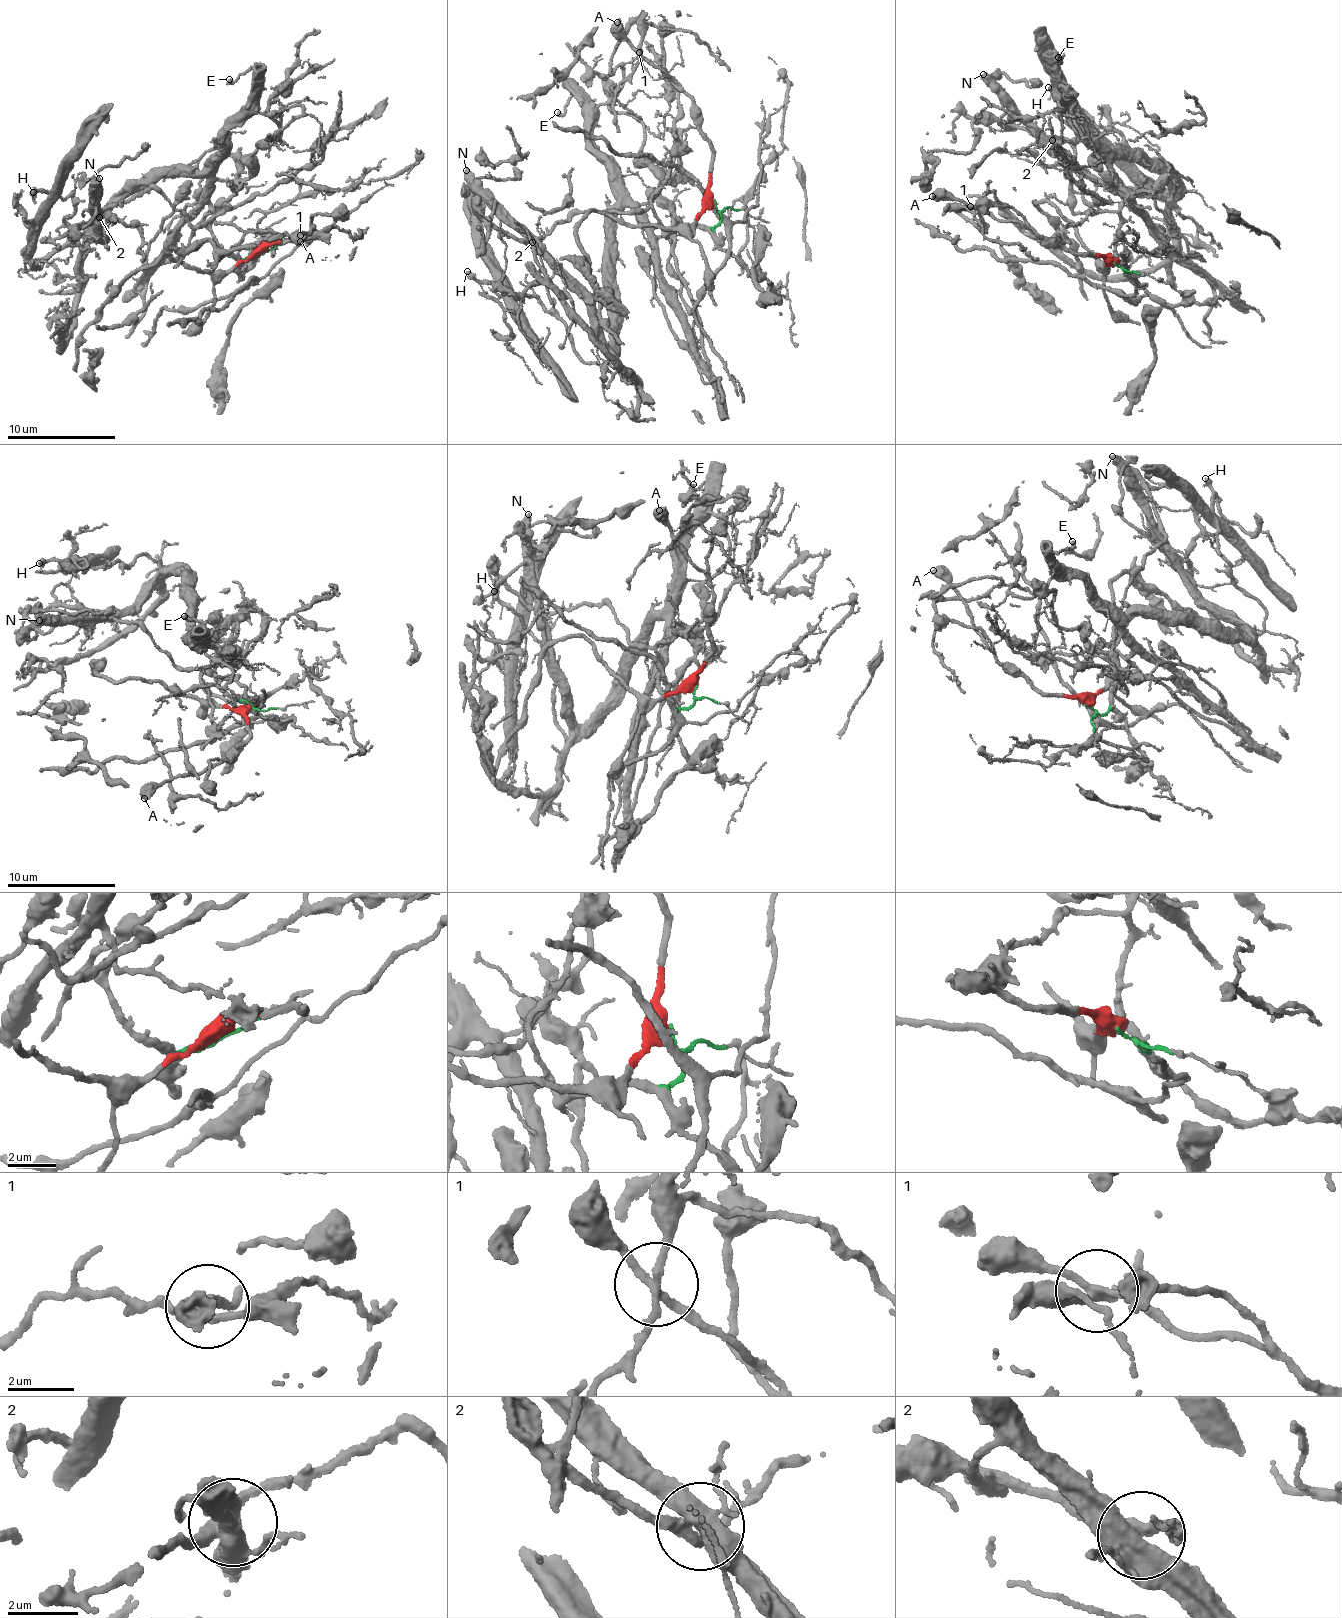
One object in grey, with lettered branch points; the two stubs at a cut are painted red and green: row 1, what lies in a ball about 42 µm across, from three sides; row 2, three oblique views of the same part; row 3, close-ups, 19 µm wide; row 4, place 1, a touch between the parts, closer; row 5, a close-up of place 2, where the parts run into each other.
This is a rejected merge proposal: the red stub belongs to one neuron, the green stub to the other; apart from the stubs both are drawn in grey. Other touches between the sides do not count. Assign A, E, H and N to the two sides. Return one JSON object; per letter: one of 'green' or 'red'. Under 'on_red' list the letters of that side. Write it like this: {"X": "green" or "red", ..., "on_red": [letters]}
{"A": "red", "E": "green", "H": "green", "N": "green", "on_red": ["A"]}

